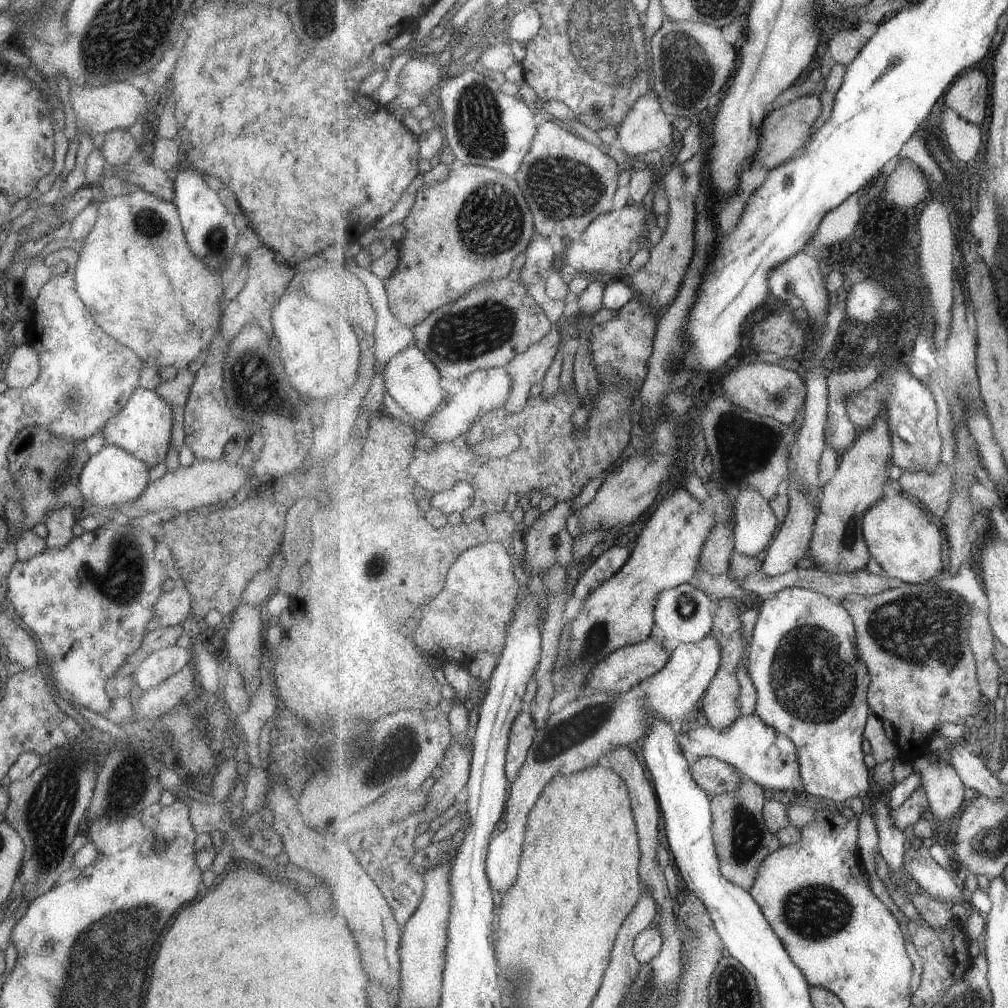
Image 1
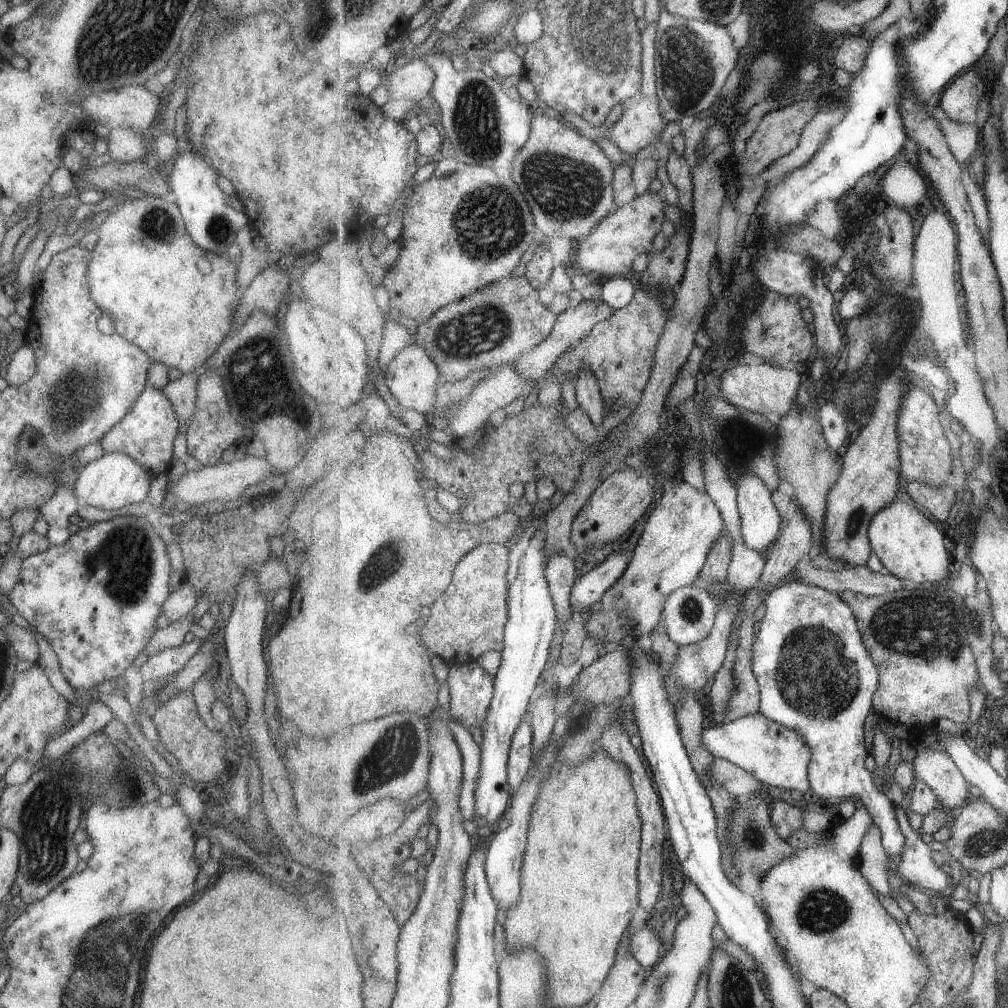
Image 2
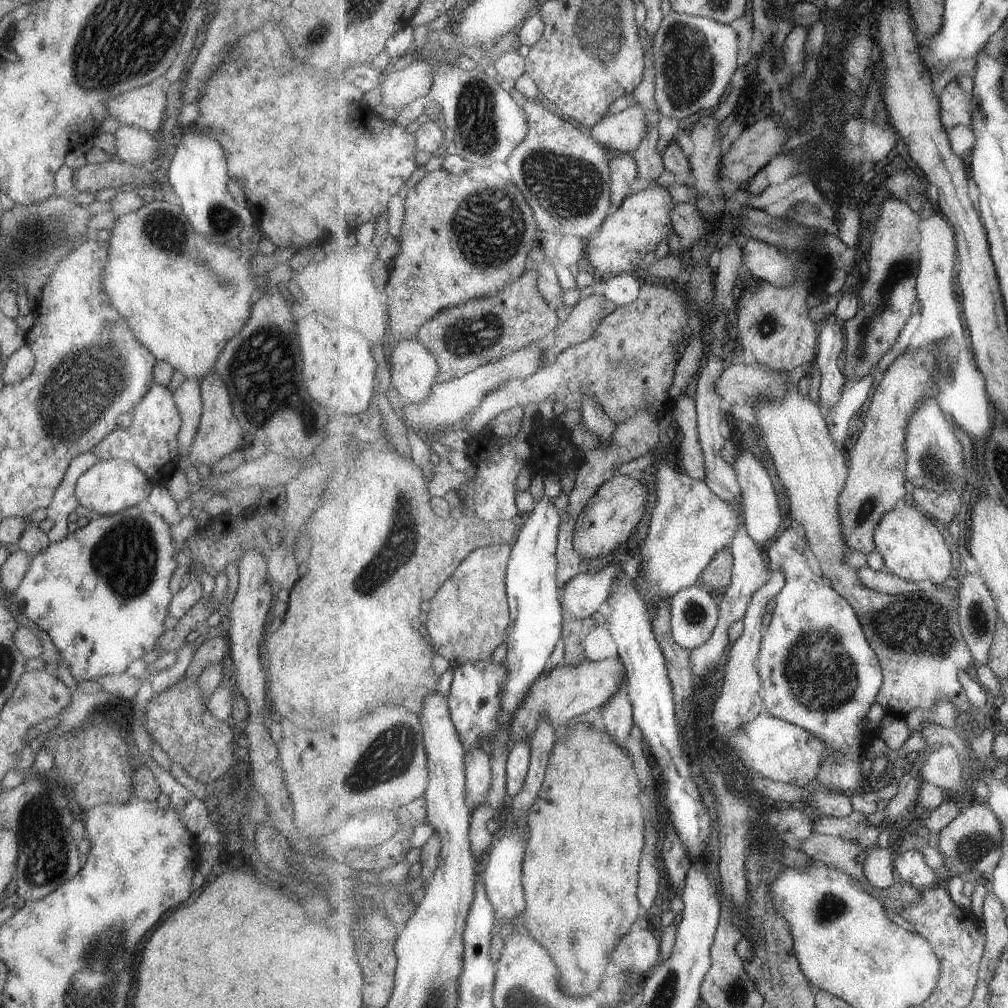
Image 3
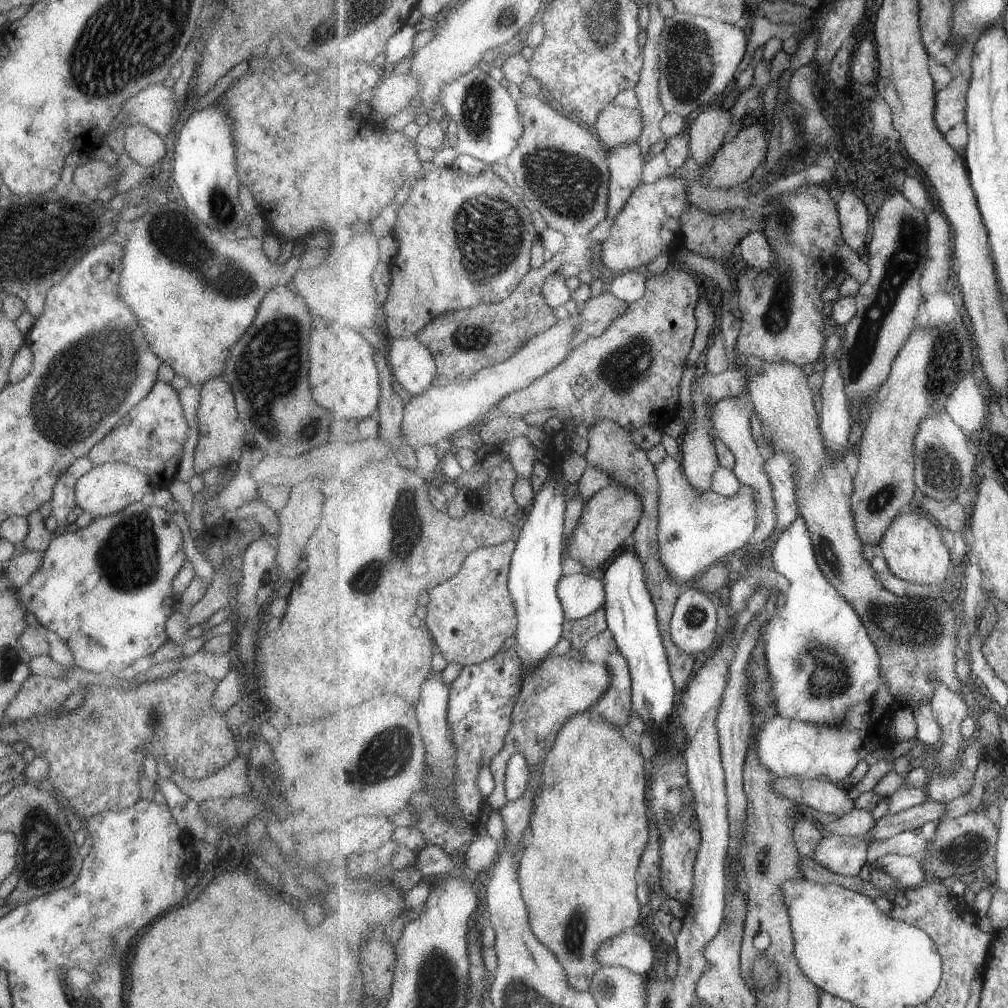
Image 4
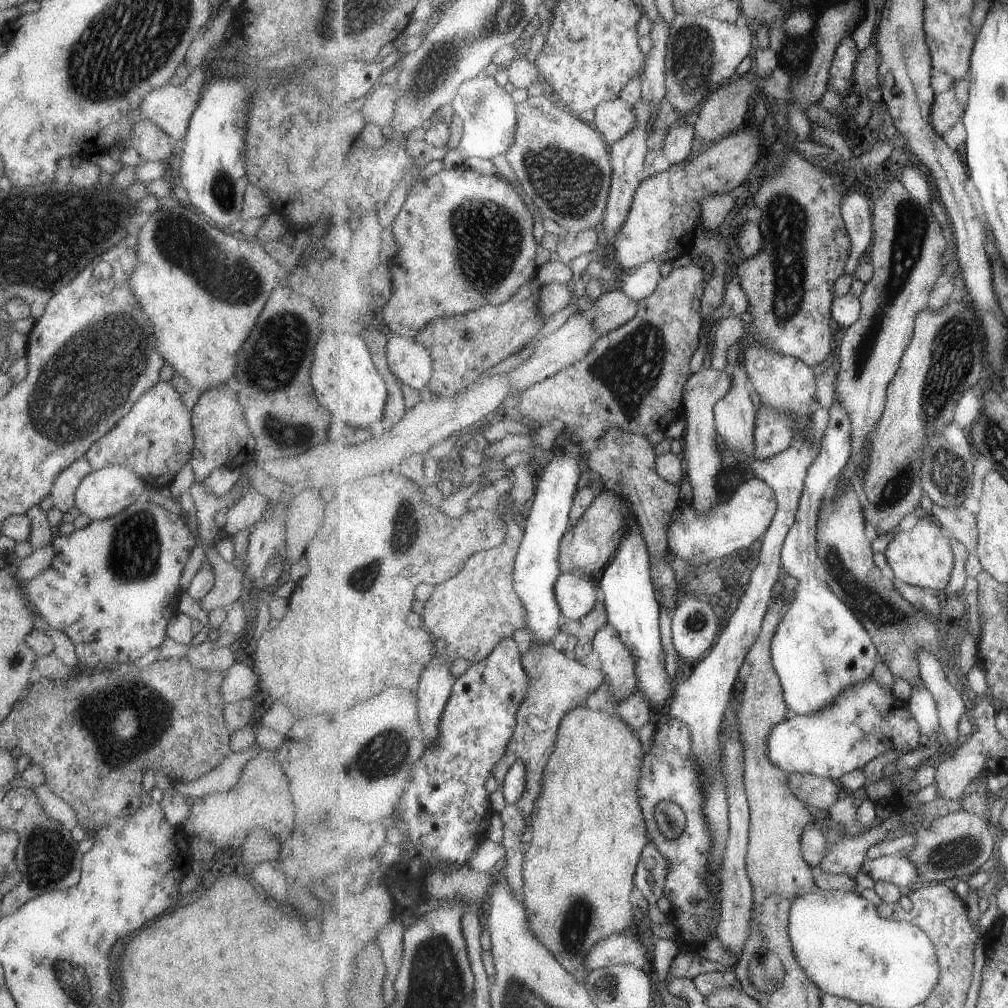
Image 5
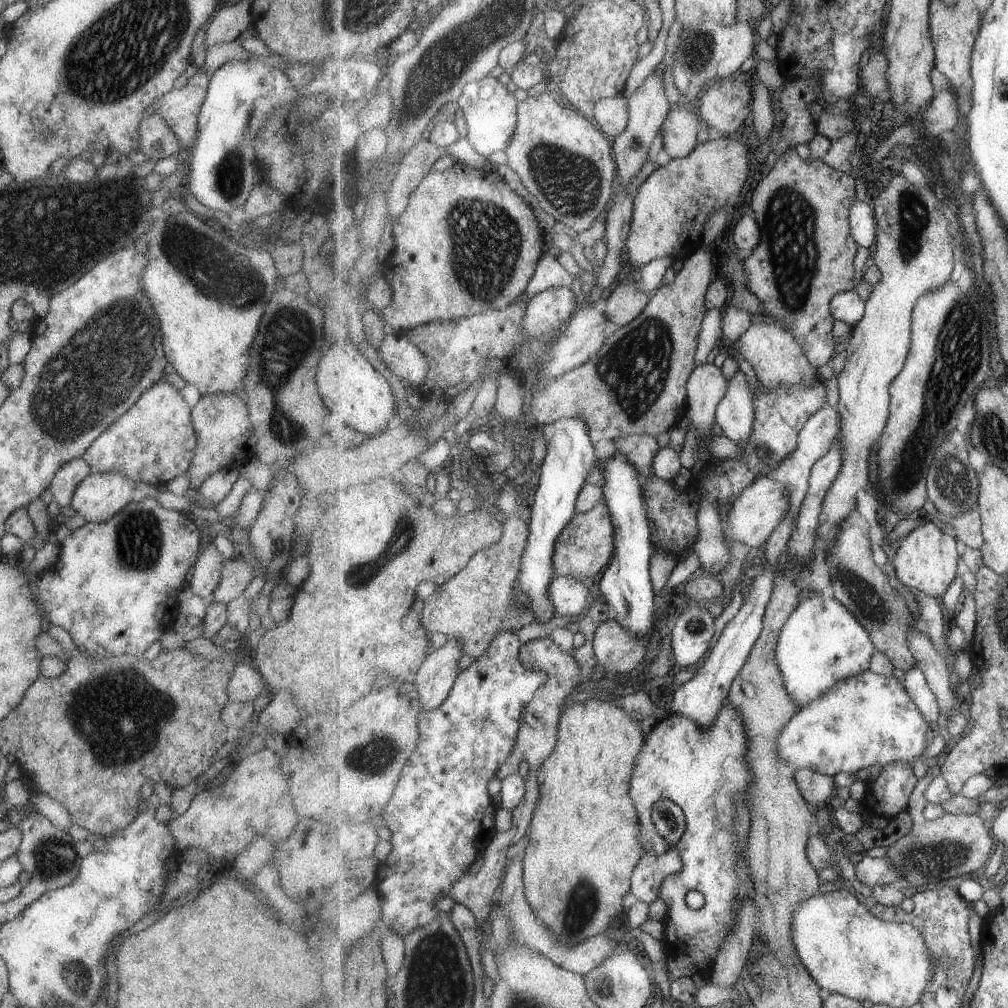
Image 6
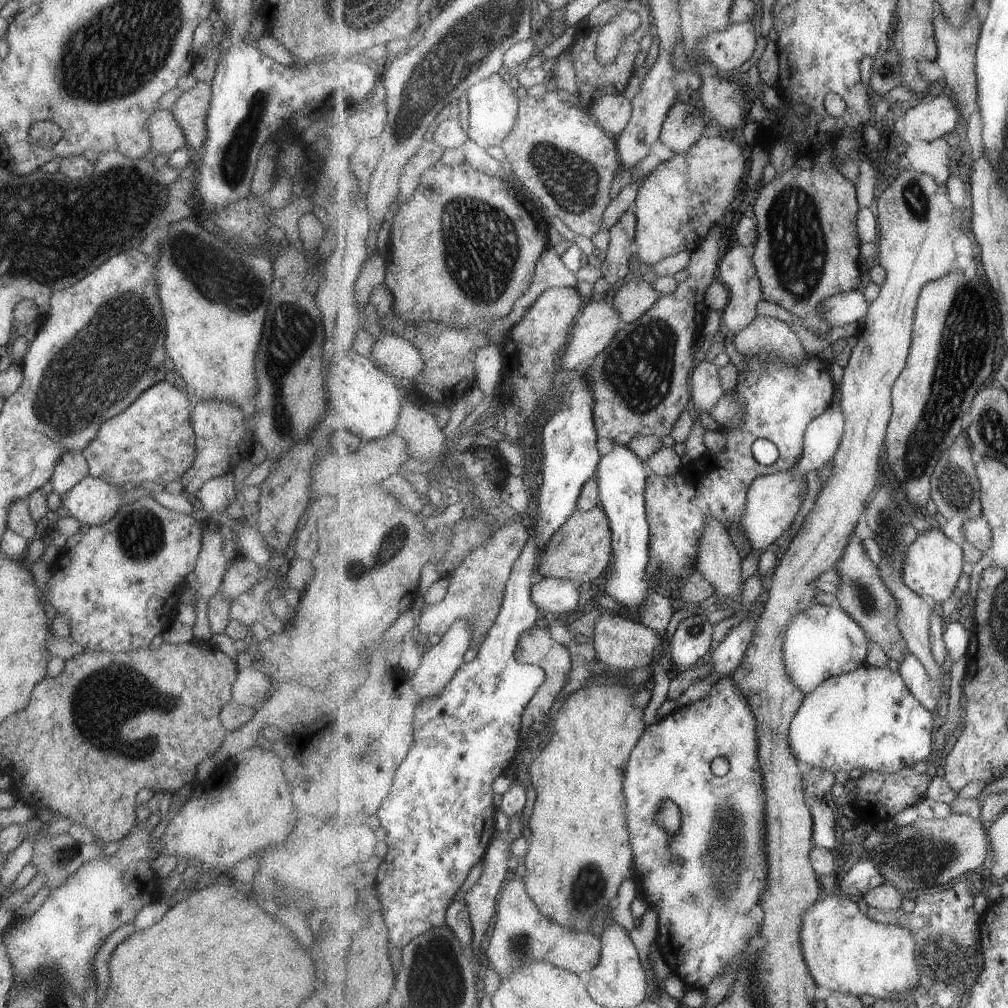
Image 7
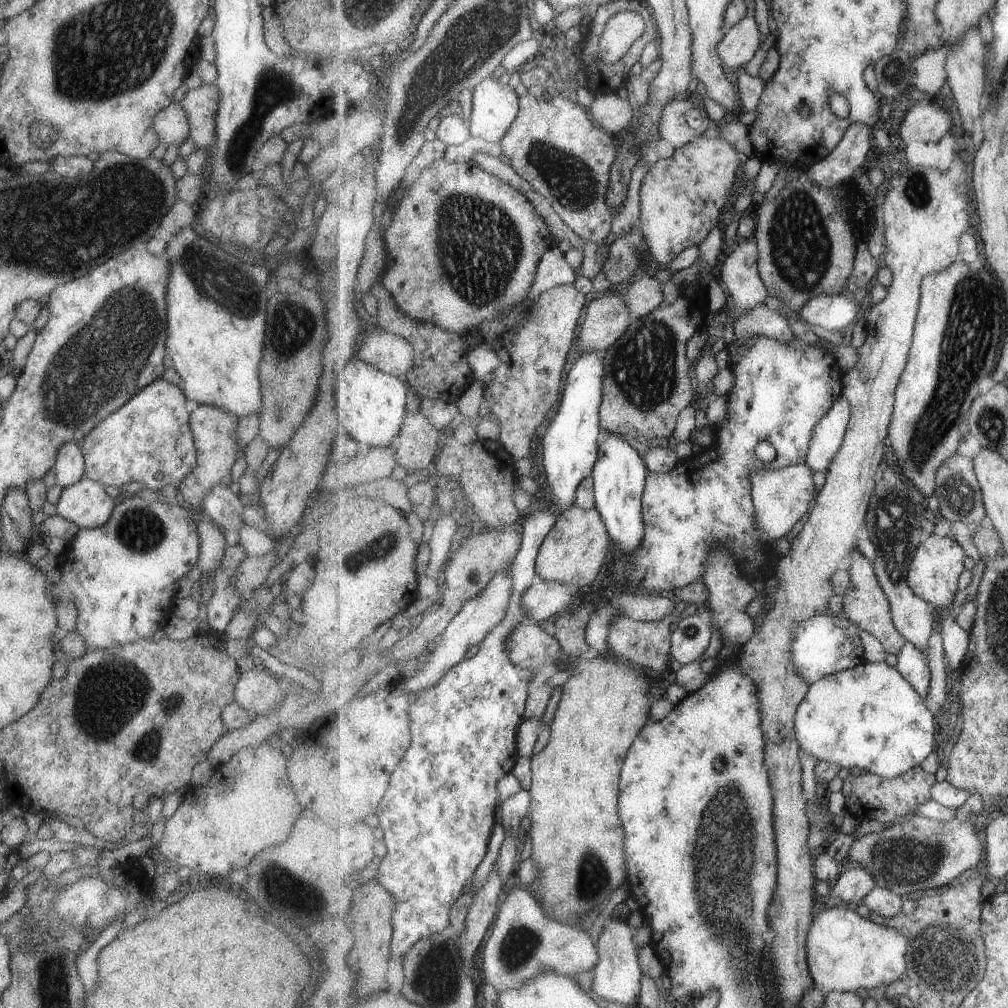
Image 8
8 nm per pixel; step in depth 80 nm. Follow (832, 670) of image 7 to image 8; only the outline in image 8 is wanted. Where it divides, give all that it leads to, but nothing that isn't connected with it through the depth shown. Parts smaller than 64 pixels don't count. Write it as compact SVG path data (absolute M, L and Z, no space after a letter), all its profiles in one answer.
M843 612L819 613L803 621L796 629L794 638L794 661L800 675L810 684L825 675L841 672L865 661L865 648L861 640L861 629Z

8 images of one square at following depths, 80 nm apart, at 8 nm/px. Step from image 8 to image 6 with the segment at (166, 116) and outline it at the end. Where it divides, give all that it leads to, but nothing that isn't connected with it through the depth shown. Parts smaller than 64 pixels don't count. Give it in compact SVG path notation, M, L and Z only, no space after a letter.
M155 114L147 115L139 122L137 138L139 138L138 151L143 152L148 159L158 161L159 159L184 153L175 134Z

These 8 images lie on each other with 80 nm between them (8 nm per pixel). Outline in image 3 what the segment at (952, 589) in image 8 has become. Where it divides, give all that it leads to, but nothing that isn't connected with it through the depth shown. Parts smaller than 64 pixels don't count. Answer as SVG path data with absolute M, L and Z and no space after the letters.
M899 504L891 512L885 512L874 538L876 551L884 559L886 571L911 583L928 580L935 585L951 584L950 574L955 560L951 555L953 548L945 544L941 530L919 512L917 505Z

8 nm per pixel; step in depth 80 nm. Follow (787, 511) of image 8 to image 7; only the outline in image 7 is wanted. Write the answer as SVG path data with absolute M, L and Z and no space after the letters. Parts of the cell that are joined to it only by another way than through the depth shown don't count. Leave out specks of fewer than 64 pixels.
M791 469L769 473L755 480L747 496L745 514L739 522L752 548L763 552L775 548L775 542L793 526L806 493L806 478L799 478Z

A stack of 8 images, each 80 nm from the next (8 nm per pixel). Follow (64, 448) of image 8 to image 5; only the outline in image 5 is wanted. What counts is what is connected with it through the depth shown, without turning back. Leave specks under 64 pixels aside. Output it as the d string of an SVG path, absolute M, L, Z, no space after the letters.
M83 456L74 460L67 468L59 472L50 490L53 507L59 509L61 513L65 513L73 507L75 489L79 481L91 471L89 463Z

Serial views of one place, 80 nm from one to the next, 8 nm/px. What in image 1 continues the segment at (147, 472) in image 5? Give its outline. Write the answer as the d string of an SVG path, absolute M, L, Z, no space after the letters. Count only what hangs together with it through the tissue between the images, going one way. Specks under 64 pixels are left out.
M135 388L131 397L123 404L123 408L111 416L103 426L103 437L106 444L115 444L125 452L129 452L151 469L155 464L165 461L165 454L170 444L173 412L163 398L159 398L154 390Z

